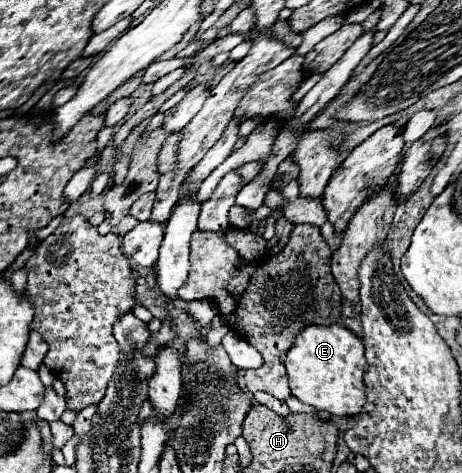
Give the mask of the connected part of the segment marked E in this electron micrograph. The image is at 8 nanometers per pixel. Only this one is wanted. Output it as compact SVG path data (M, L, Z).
M339 323L329 327L309 325L297 335L285 359L291 393L317 411L327 411L329 415L357 415L365 403L363 375L367 371L367 359L363 351L363 341Z

